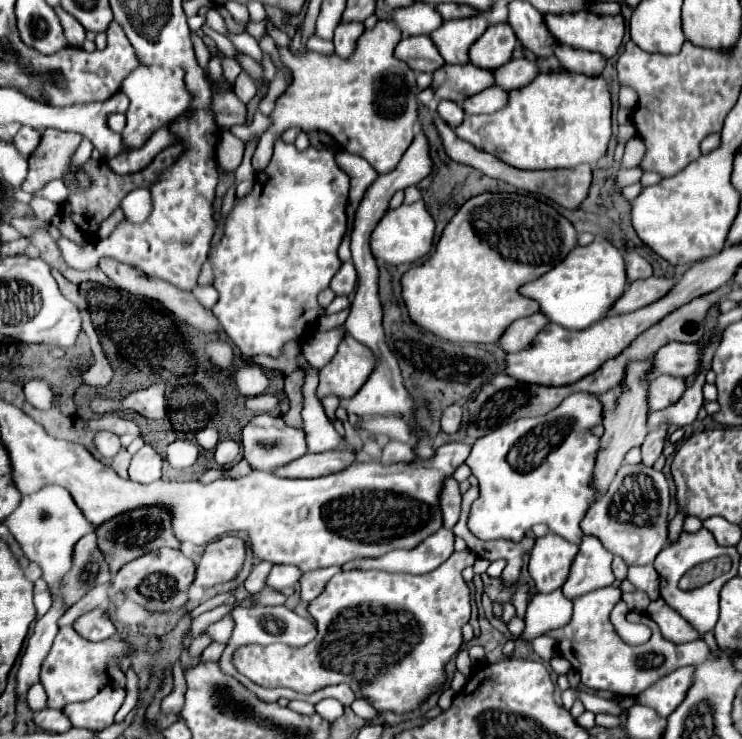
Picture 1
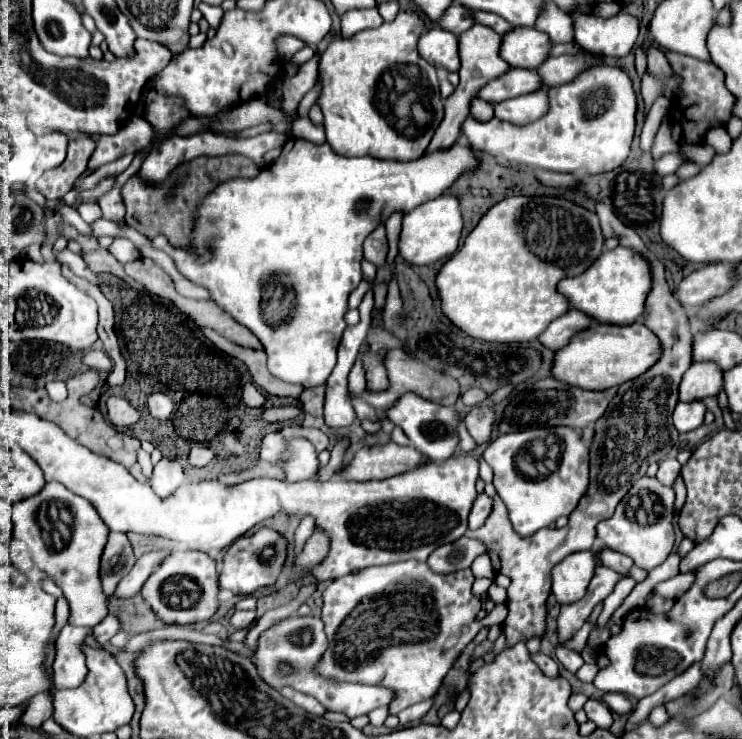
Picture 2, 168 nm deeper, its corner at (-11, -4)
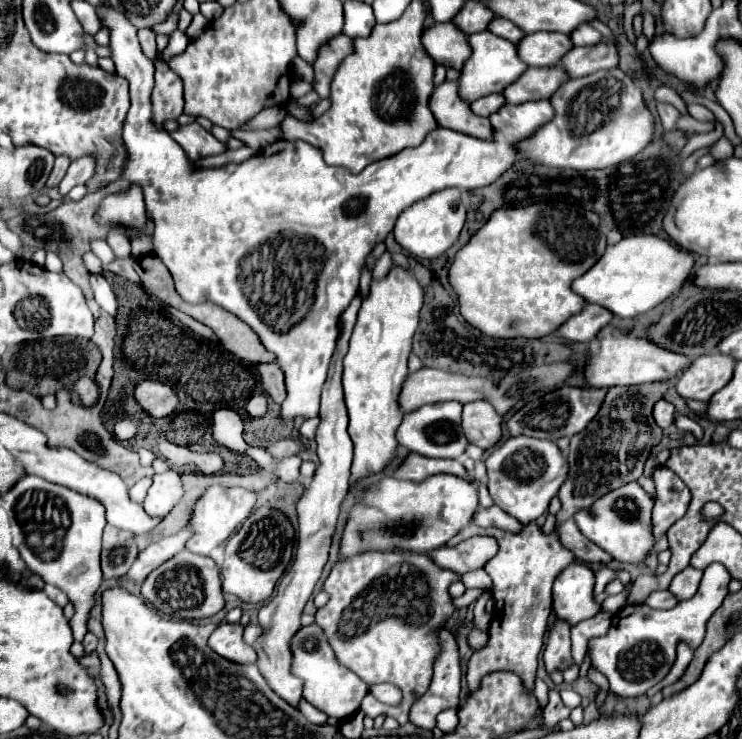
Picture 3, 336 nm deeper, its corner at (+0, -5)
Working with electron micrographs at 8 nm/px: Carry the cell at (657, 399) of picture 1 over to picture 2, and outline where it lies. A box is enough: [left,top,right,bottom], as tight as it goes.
[680,362,724,402]

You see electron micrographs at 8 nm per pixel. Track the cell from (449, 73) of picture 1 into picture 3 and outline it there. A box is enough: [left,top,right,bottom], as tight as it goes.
[503,67,565,103]

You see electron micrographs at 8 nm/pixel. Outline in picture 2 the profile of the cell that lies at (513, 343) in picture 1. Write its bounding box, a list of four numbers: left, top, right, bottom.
[538,308,594,350]

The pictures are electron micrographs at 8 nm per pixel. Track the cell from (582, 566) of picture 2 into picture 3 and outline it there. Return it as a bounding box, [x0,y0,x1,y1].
[553,563,599,625]

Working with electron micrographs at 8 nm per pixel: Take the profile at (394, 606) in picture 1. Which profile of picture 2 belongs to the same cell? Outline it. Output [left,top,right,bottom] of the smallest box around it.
[318,560,507,714]

